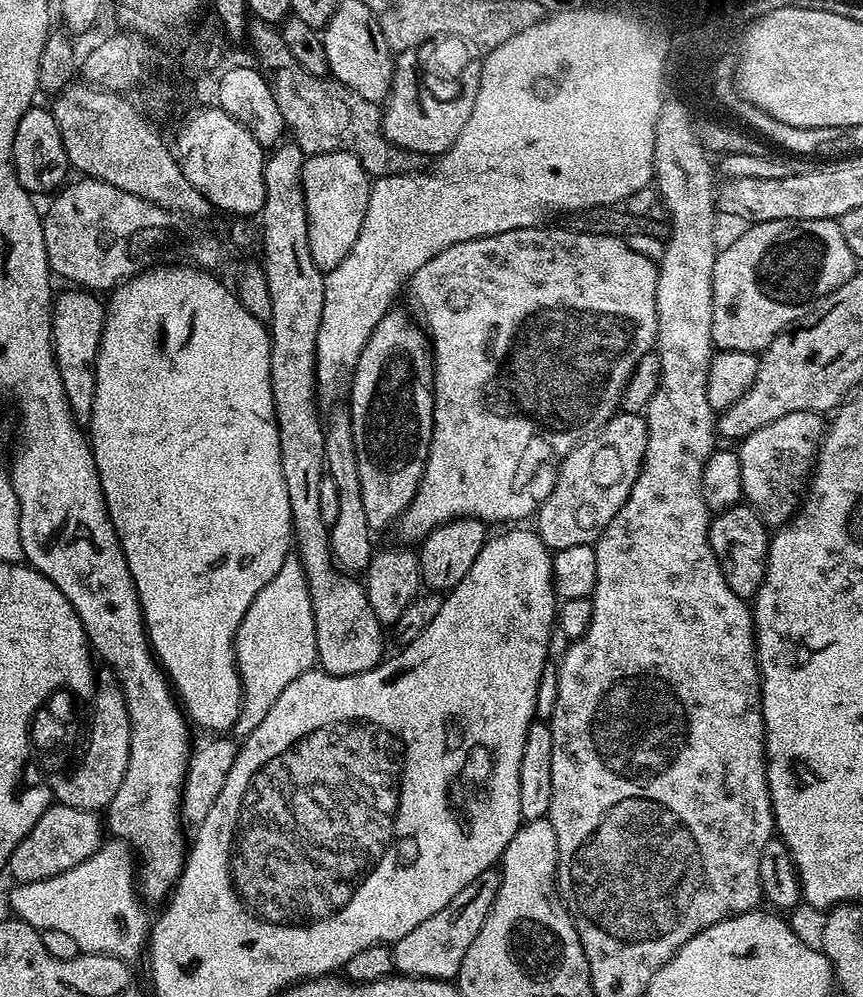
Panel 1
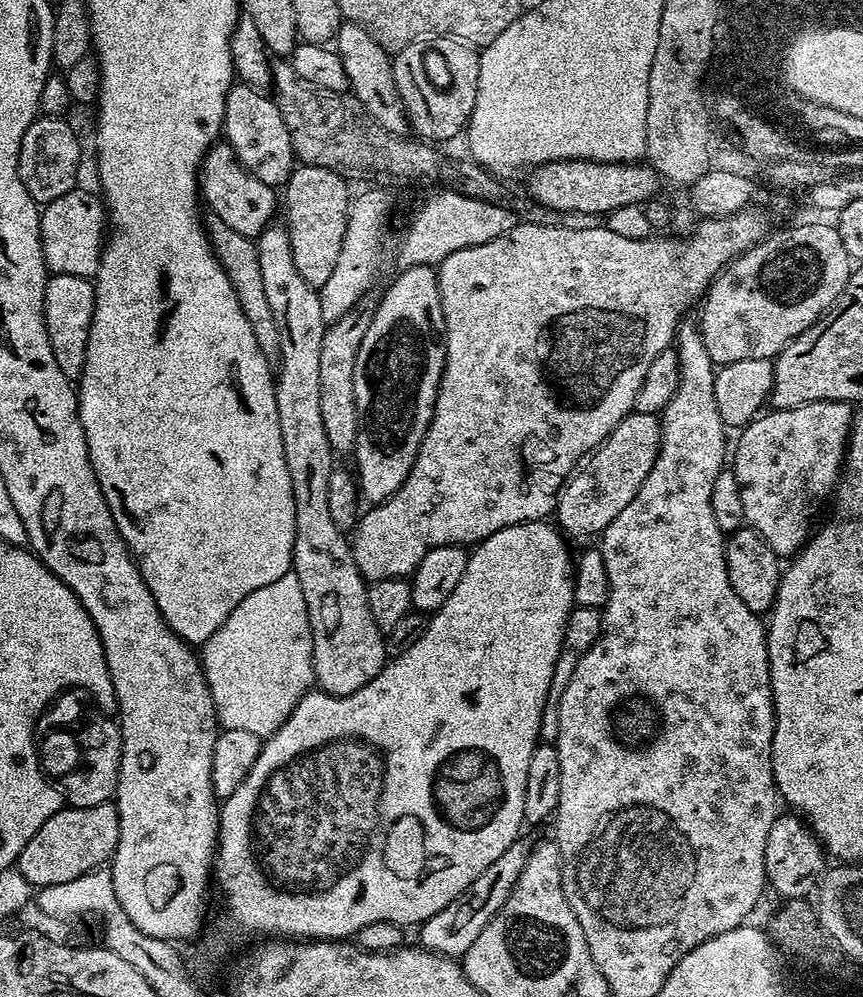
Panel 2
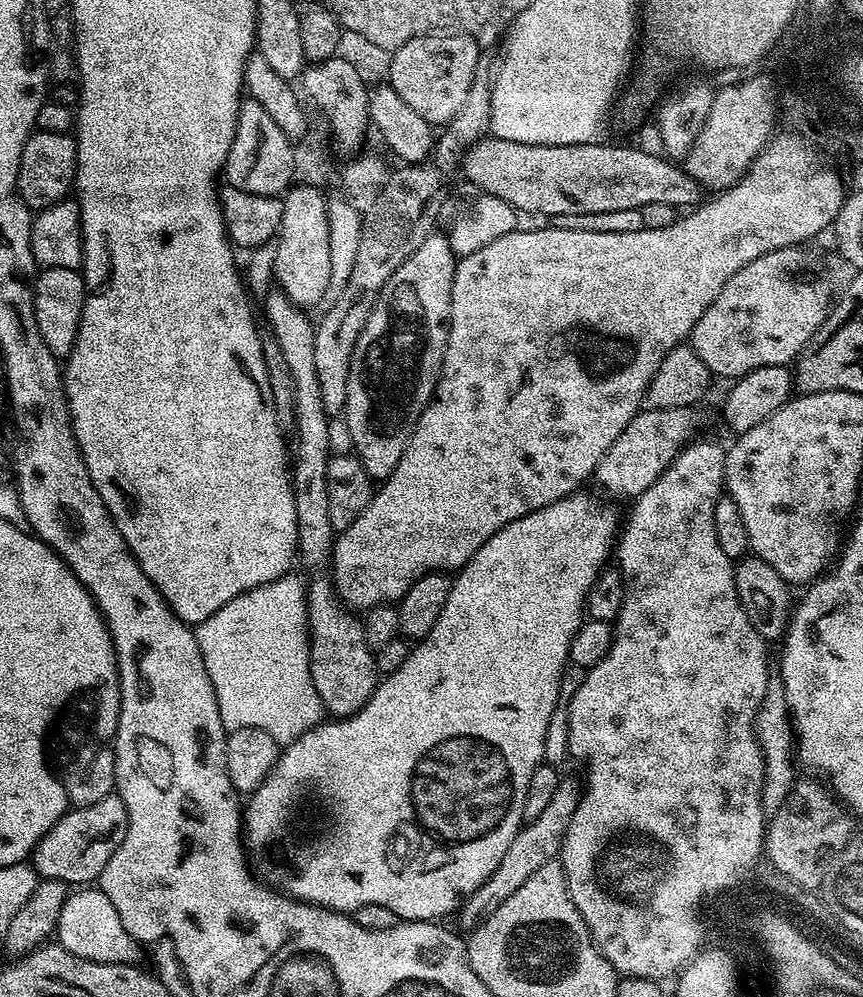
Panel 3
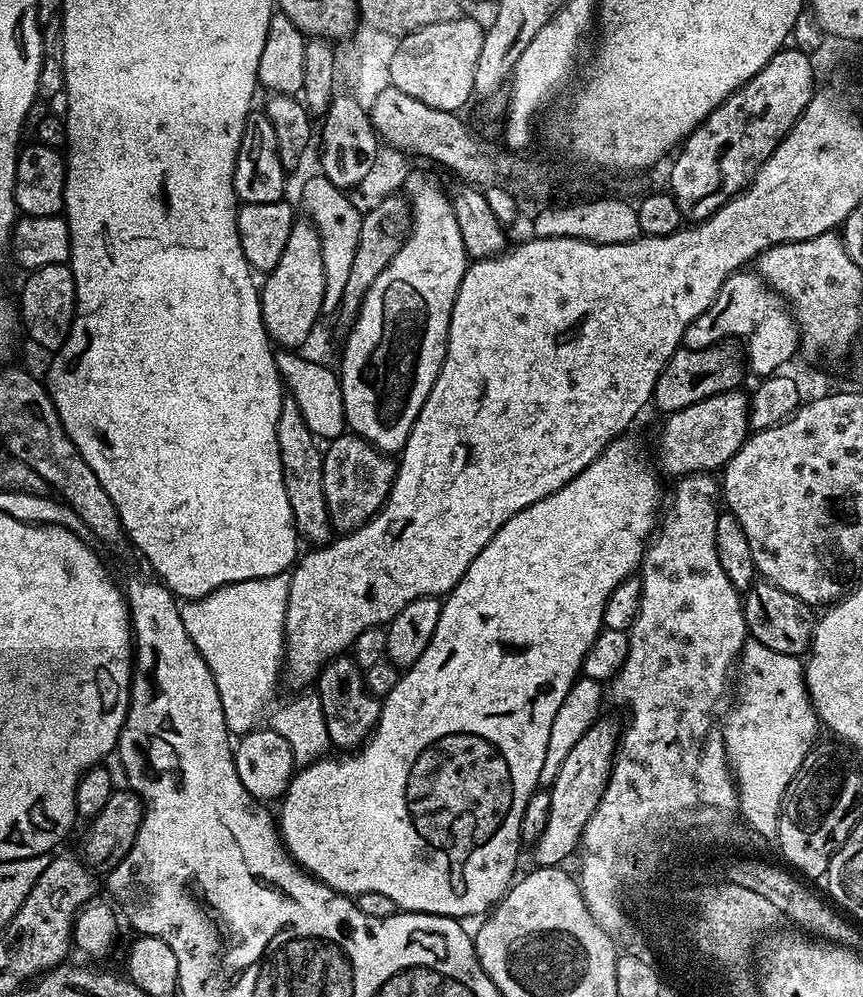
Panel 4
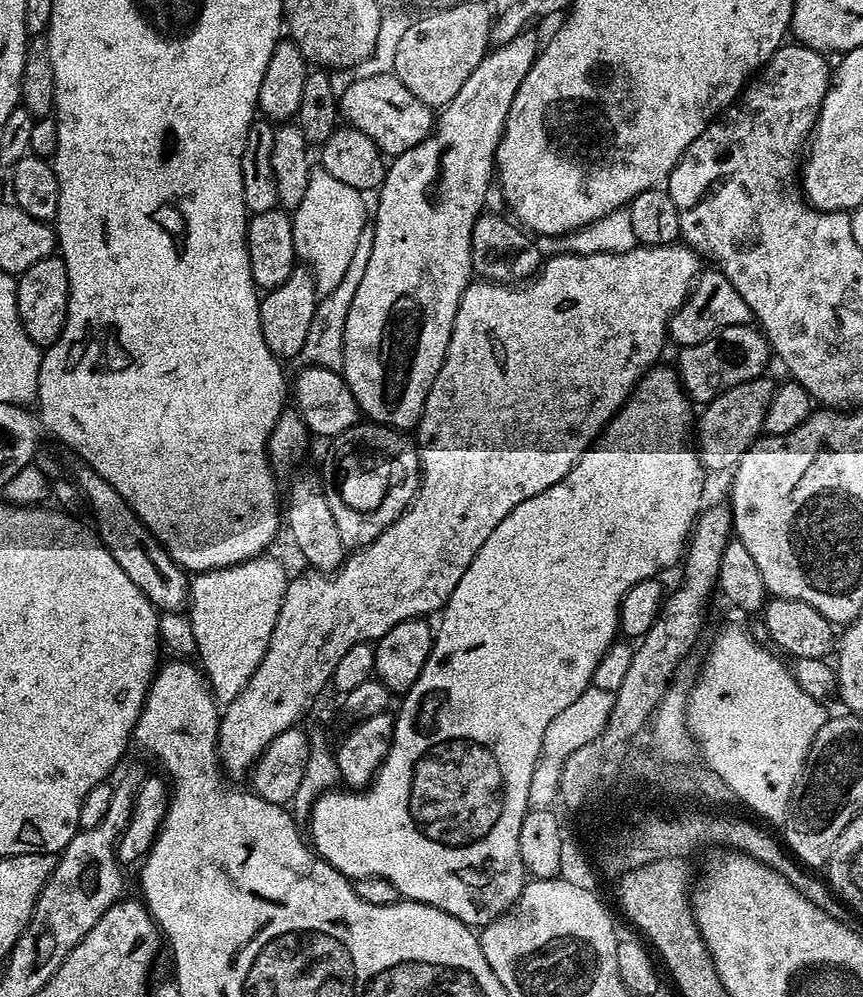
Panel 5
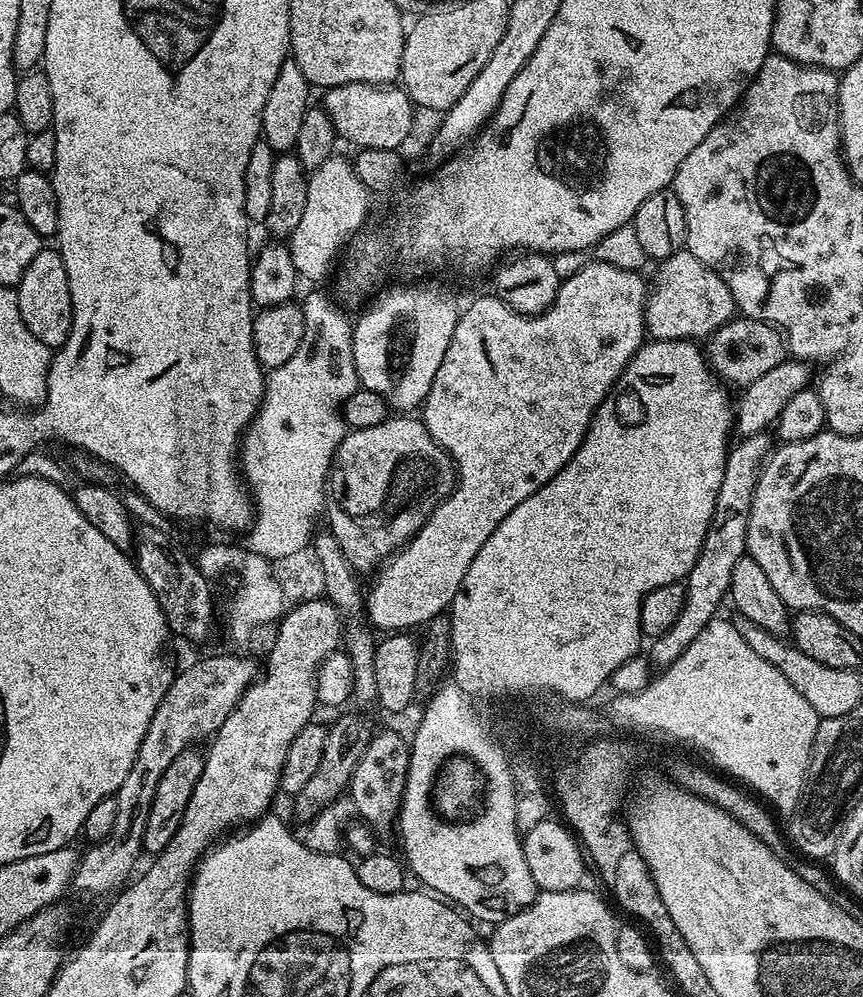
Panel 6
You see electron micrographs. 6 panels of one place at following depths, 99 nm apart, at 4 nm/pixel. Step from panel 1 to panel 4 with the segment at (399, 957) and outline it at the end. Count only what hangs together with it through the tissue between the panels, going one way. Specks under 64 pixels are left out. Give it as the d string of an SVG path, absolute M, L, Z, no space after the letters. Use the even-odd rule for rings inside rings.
M597 719L590 730L574 742L574 750L570 750L566 762L562 762L562 767L558 769L558 778L554 778L547 789L550 794L550 818L546 818L546 830L542 830L540 837L531 845L533 865L541 868L563 865L563 860L577 851L586 822L590 822L590 814L594 814L594 810L598 810L598 802L602 802L622 735L621 725L604 719Z

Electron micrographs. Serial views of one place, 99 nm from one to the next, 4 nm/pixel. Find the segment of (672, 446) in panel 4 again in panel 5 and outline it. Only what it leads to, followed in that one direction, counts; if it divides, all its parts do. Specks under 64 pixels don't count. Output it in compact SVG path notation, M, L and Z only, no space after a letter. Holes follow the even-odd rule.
M768 378L751 380L726 390L703 405L701 412L704 413L701 416L699 413L698 423L694 428L694 440L698 445L700 463L709 473L731 473L742 454L746 454L748 447L761 439L773 391L774 384L771 384Z

